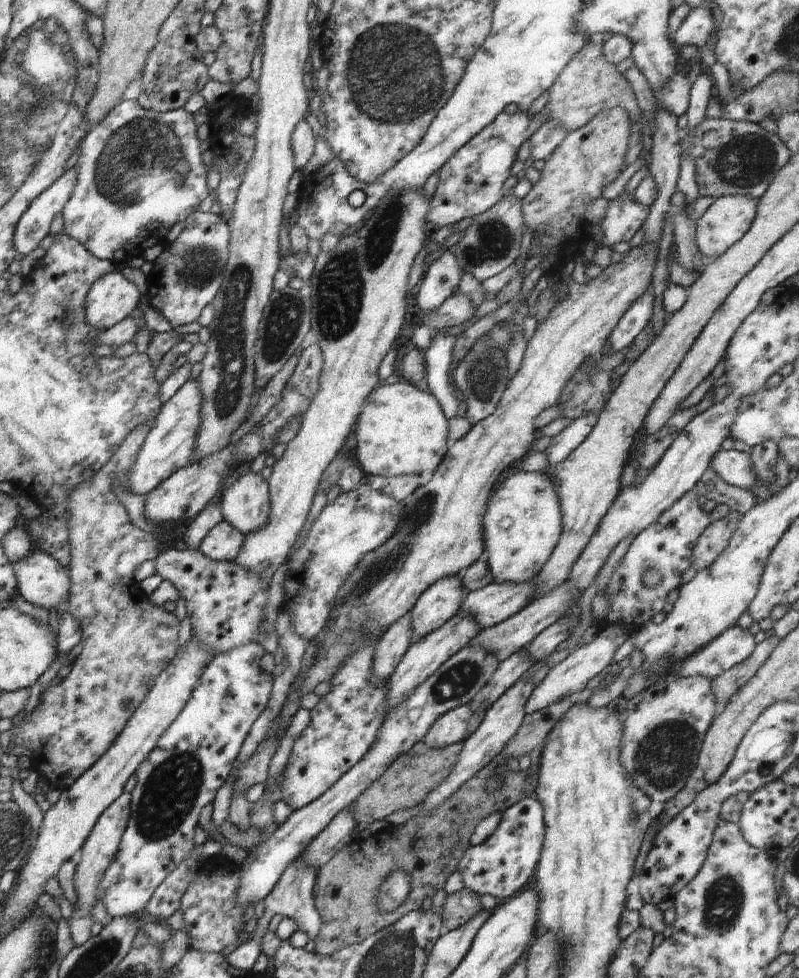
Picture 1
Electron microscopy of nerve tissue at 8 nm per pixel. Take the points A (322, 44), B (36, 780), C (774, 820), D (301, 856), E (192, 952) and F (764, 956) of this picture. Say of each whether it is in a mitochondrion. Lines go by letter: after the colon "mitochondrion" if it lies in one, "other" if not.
A: other
B: other
C: other
D: other
E: other
F: other

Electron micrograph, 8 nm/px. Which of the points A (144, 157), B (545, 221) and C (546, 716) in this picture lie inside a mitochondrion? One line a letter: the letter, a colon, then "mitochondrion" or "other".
A: mitochondrion
B: other
C: other

